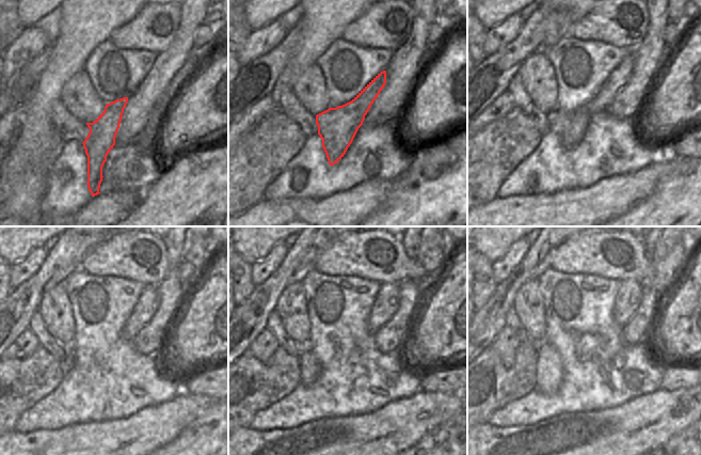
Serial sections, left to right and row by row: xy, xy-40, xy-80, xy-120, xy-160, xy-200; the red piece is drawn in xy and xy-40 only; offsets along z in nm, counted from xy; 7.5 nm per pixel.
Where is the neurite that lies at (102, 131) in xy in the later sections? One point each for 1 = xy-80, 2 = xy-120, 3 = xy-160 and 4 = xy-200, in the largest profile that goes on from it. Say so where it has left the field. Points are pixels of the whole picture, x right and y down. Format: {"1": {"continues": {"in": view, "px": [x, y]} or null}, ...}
{"1": {"continues": {"in": "xy-80", "px": [570, 125]}}, "2": {"continues": {"in": "xy-120", "px": [146, 306]}}, "3": {"continues": {"in": "xy-160", "px": [386, 302]}}, "4": {"continues": {"in": "xy-200", "px": [627, 299]}}}

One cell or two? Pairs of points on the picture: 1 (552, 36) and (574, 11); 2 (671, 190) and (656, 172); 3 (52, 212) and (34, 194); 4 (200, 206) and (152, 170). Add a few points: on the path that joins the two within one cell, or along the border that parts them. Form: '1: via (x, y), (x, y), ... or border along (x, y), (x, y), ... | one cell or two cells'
1: via (558, 31), (570, 17) | one cell
2: border along (672, 159), (675, 168), (646, 198) | two cells
3: border along (47, 176), (47, 189), (41, 201), (40, 215) | two cells
4: border along (161, 169), (160, 175), (141, 193) | two cells

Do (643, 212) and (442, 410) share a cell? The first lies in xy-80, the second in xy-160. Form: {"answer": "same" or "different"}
{"answer": "different"}

